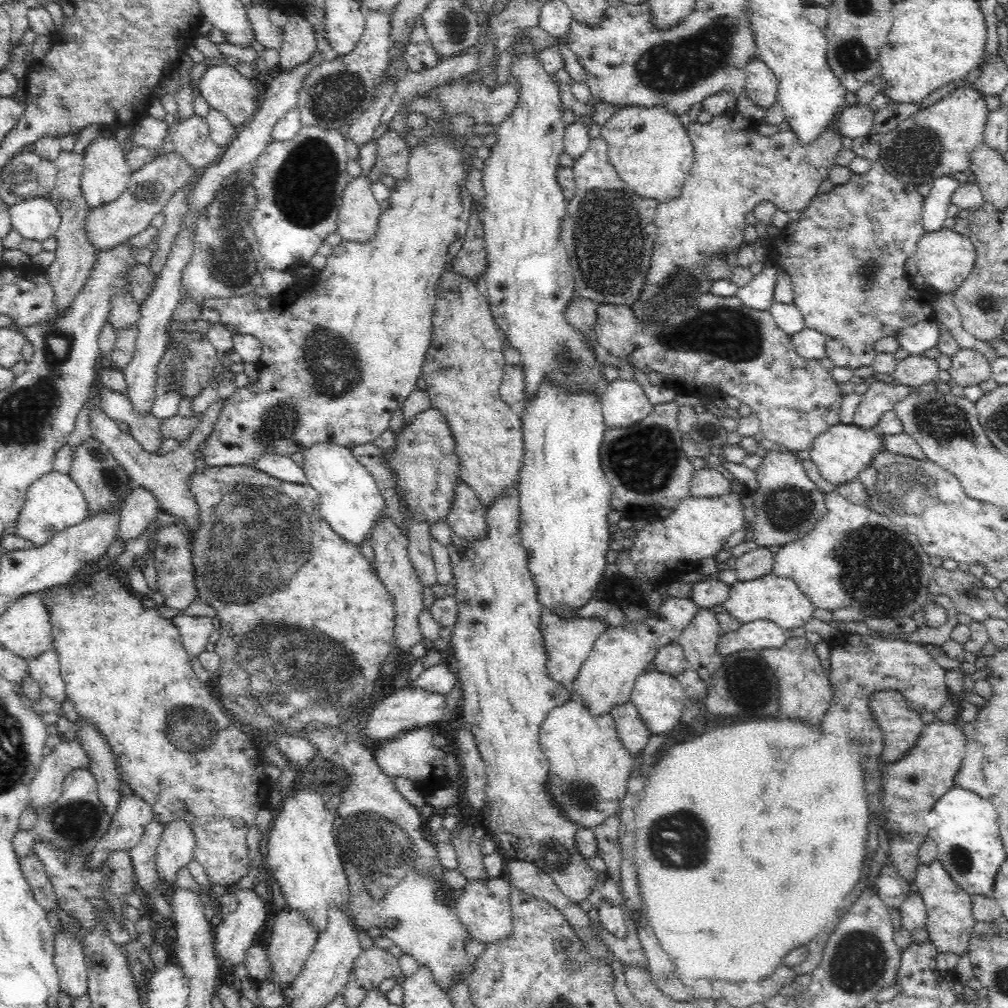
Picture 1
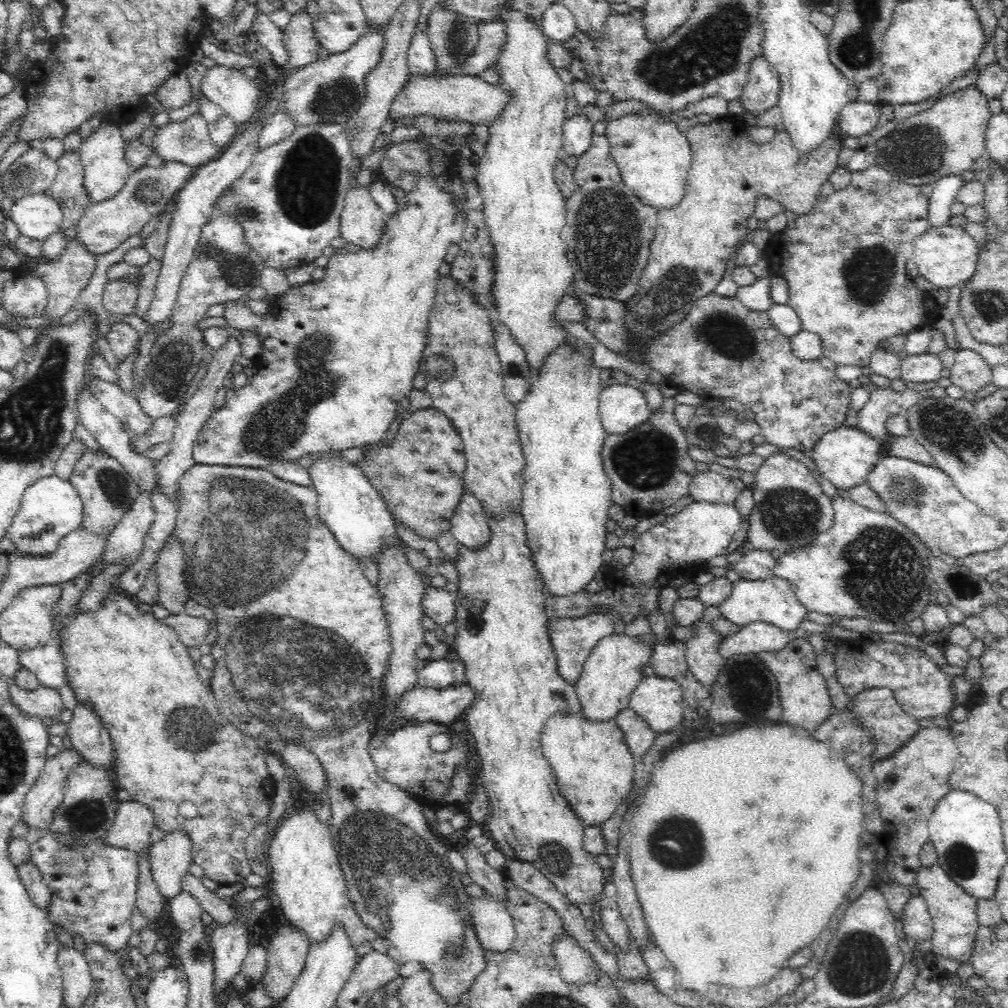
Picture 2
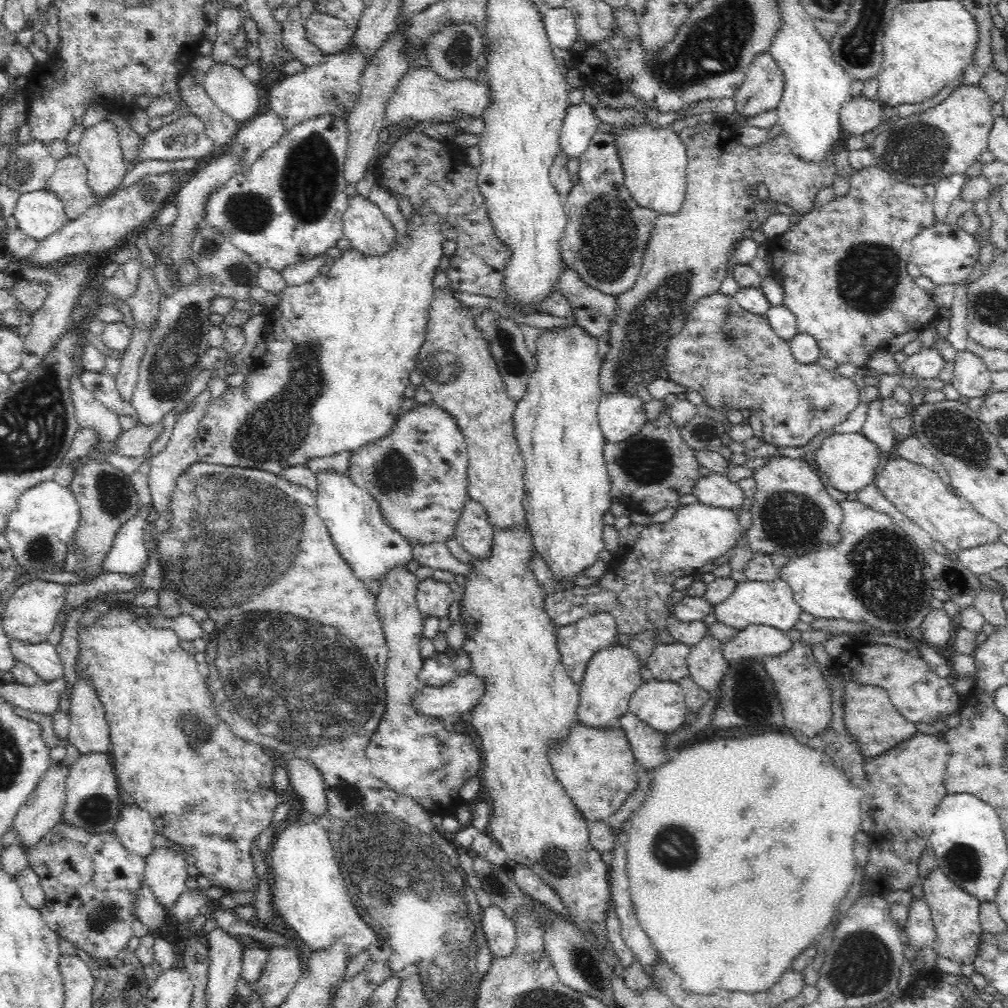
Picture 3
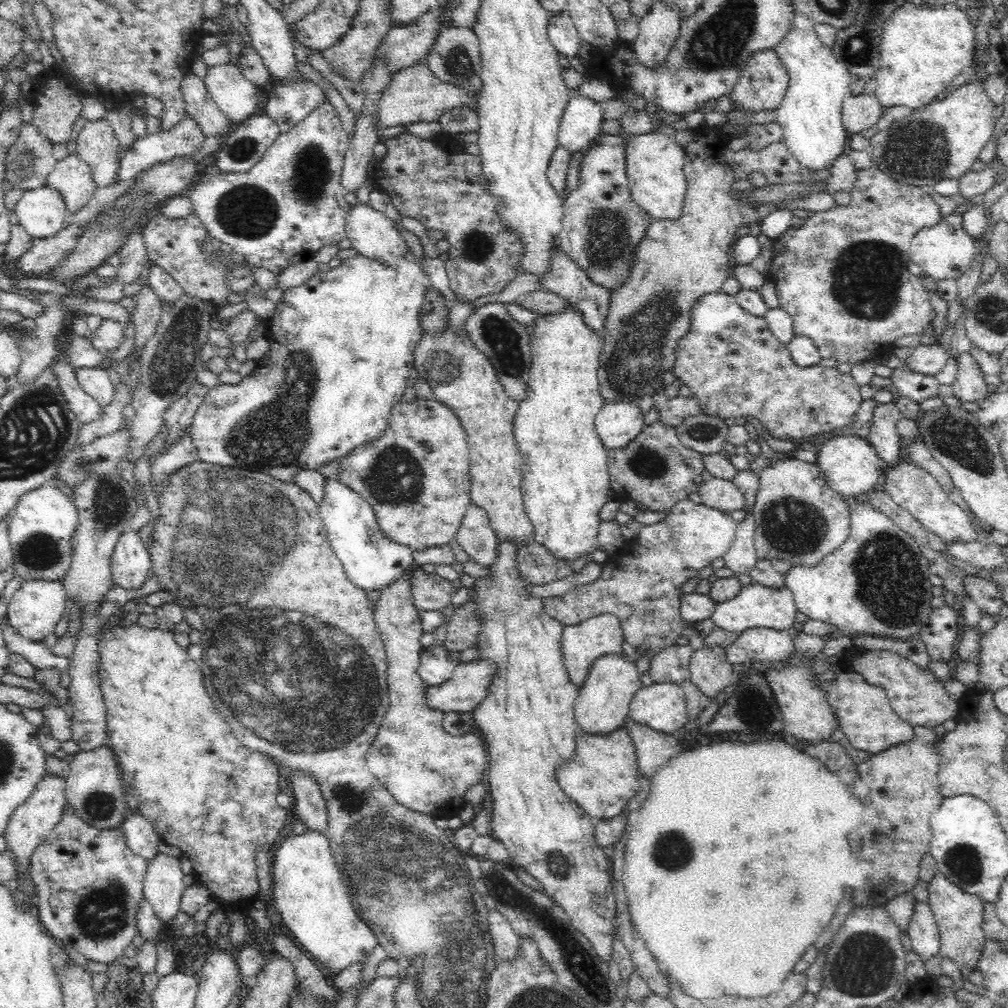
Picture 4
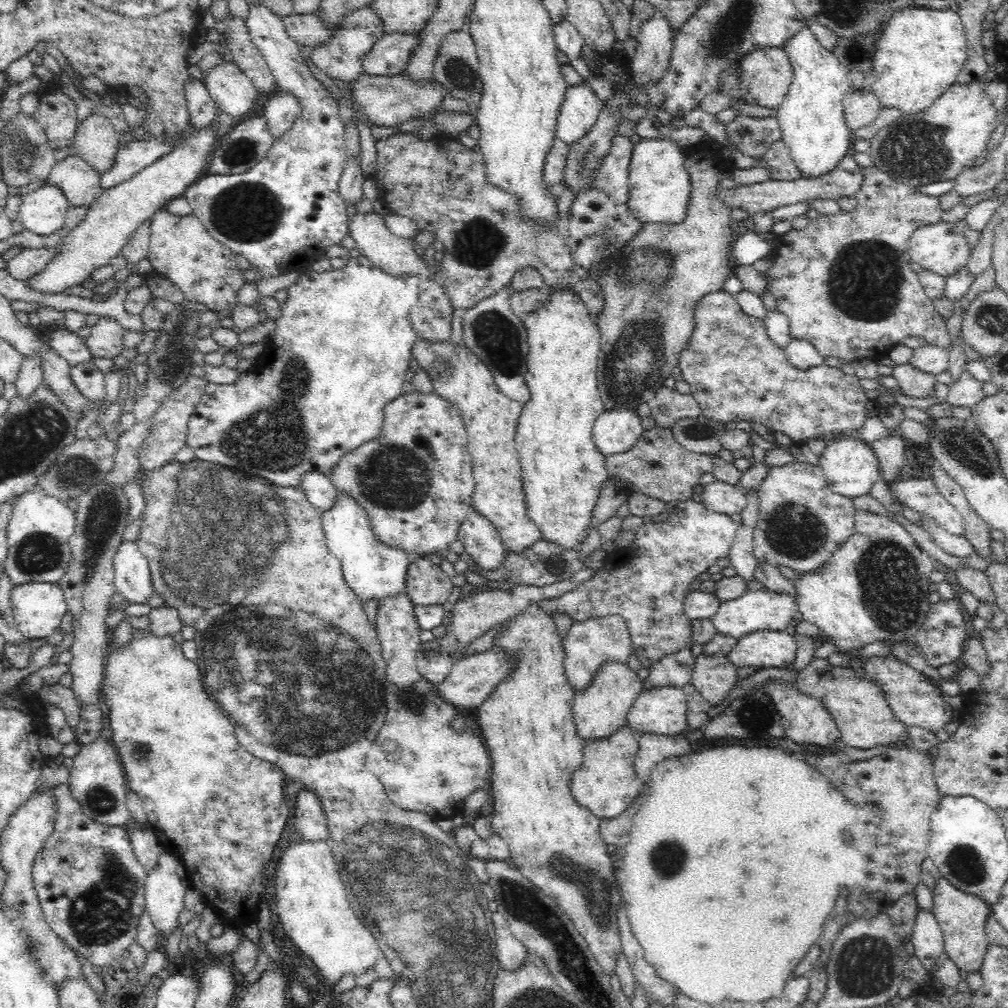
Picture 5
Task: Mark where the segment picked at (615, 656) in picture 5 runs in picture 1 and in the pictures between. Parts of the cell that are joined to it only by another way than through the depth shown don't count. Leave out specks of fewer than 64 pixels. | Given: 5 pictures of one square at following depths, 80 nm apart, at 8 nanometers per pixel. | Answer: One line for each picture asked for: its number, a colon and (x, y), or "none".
1: (569, 642)
2: (573, 640)
3: (577, 643)
4: (582, 644)

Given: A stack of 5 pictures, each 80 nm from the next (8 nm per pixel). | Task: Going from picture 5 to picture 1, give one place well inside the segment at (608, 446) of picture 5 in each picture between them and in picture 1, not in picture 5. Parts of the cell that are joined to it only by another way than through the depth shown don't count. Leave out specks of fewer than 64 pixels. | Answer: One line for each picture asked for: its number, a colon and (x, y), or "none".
1: (623, 403)
2: (622, 408)
3: (620, 415)
4: (618, 422)

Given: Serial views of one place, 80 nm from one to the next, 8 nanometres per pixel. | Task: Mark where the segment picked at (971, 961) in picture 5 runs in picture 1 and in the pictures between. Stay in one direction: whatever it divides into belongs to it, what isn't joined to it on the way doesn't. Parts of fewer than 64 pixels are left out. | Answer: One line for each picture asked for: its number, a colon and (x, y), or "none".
1: (950, 921)
2: (953, 911)
3: (955, 913)
4: (959, 916)

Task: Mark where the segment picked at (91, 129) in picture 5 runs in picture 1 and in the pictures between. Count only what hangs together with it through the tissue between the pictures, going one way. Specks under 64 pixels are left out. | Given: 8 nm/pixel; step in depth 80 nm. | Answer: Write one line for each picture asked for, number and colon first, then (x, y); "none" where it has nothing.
1: (106, 174)
2: (102, 153)
3: (99, 149)
4: (96, 144)

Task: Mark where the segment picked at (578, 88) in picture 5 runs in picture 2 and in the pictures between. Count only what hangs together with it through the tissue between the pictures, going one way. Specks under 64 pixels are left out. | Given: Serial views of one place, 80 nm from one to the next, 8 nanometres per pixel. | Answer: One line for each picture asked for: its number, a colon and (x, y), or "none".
2: (577, 131)
3: (580, 124)
4: (581, 121)

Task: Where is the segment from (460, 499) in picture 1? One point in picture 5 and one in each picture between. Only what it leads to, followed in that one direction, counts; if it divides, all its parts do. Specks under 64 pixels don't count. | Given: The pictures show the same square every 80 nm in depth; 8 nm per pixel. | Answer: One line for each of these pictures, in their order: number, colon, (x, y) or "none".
2: (469, 524)
3: (474, 532)
4: (476, 536)
5: (481, 540)

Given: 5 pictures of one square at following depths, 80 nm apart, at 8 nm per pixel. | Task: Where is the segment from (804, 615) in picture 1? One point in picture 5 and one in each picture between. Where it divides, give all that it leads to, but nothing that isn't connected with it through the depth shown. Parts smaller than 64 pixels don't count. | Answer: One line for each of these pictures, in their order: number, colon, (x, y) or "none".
2: (771, 601)
3: (766, 603)
4: (755, 606)
5: (754, 611)

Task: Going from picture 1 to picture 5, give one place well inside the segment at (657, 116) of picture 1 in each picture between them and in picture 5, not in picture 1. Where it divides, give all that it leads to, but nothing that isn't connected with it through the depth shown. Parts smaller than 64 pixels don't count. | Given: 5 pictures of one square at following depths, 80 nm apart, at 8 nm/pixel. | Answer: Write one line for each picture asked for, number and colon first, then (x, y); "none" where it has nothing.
2: (654, 158)
3: (654, 161)
4: (654, 163)
5: (660, 189)

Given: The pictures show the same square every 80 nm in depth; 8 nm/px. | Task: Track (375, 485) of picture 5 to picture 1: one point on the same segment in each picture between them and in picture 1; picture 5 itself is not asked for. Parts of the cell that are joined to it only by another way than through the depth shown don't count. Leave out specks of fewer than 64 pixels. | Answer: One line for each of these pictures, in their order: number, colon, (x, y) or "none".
1: (423, 462)
2: (419, 474)
3: (417, 473)
4: (416, 478)

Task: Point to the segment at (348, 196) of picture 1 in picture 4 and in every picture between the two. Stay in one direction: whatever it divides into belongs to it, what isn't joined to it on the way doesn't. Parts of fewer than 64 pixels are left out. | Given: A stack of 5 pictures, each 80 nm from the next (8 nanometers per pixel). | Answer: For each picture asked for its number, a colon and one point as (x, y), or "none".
2: (362, 222)
3: (369, 232)
4: (375, 236)

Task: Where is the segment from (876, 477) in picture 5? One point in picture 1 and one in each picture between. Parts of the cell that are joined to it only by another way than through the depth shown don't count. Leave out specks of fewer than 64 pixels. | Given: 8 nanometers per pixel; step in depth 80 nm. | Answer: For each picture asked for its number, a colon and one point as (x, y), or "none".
1: (840, 454)
2: (845, 457)
3: (850, 461)
4: (852, 467)

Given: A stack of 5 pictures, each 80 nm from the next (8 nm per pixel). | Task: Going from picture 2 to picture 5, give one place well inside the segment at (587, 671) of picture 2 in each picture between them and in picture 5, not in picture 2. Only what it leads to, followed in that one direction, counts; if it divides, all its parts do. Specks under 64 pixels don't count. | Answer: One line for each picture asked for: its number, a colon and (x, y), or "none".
3: (612, 676)
4: (602, 705)
5: (599, 711)

